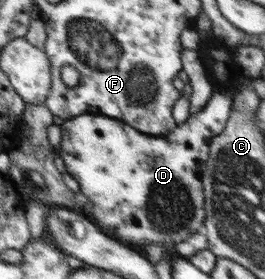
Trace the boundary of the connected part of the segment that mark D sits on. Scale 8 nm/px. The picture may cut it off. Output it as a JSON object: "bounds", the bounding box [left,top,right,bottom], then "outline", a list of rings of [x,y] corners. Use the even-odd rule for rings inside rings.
{"bounds":[57,89,235,246],"outline":[[[216,89],[203,109],[191,114],[186,122],[177,123],[176,130],[167,135],[144,134],[129,124],[104,115],[81,114],[65,120],[61,125],[61,146],[57,151],[66,165],[66,172],[78,182],[94,206],[84,208],[84,214],[102,231],[130,246],[146,246],[155,242],[186,240],[196,231],[204,233],[204,194],[202,194],[202,166],[210,156],[210,144],[216,131],[227,126],[235,89]]]}

